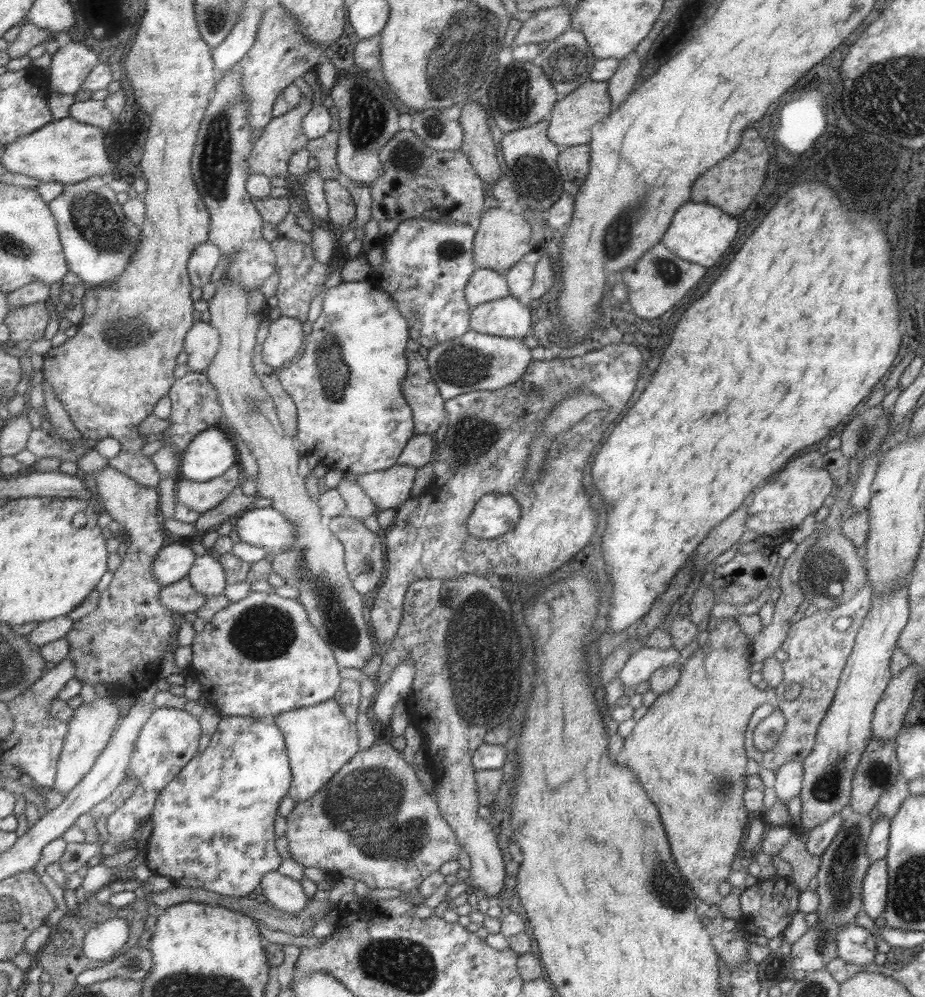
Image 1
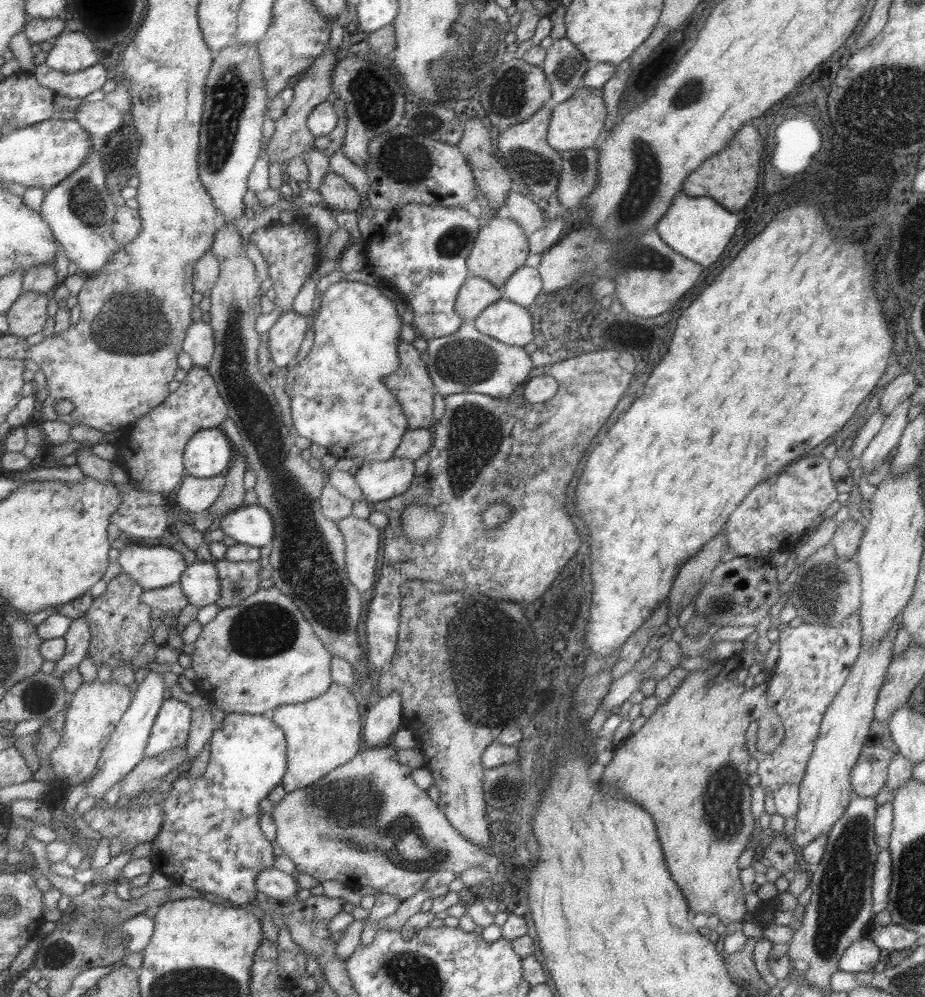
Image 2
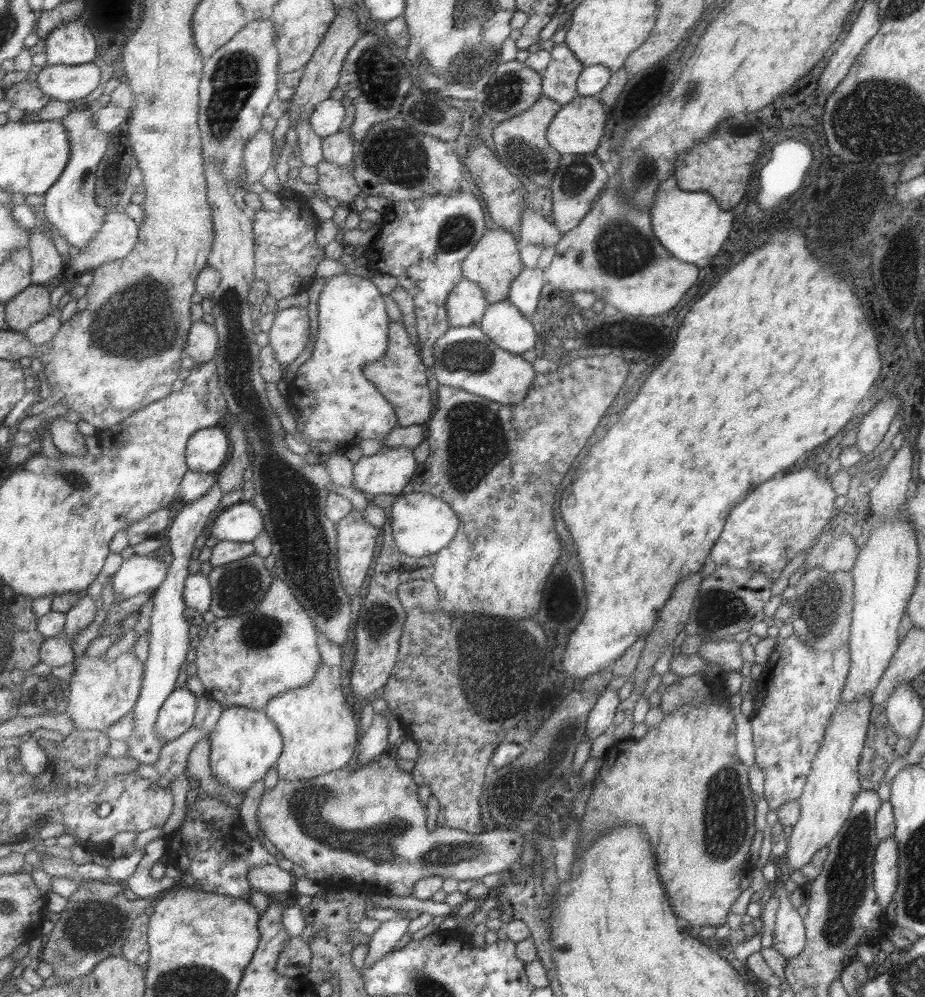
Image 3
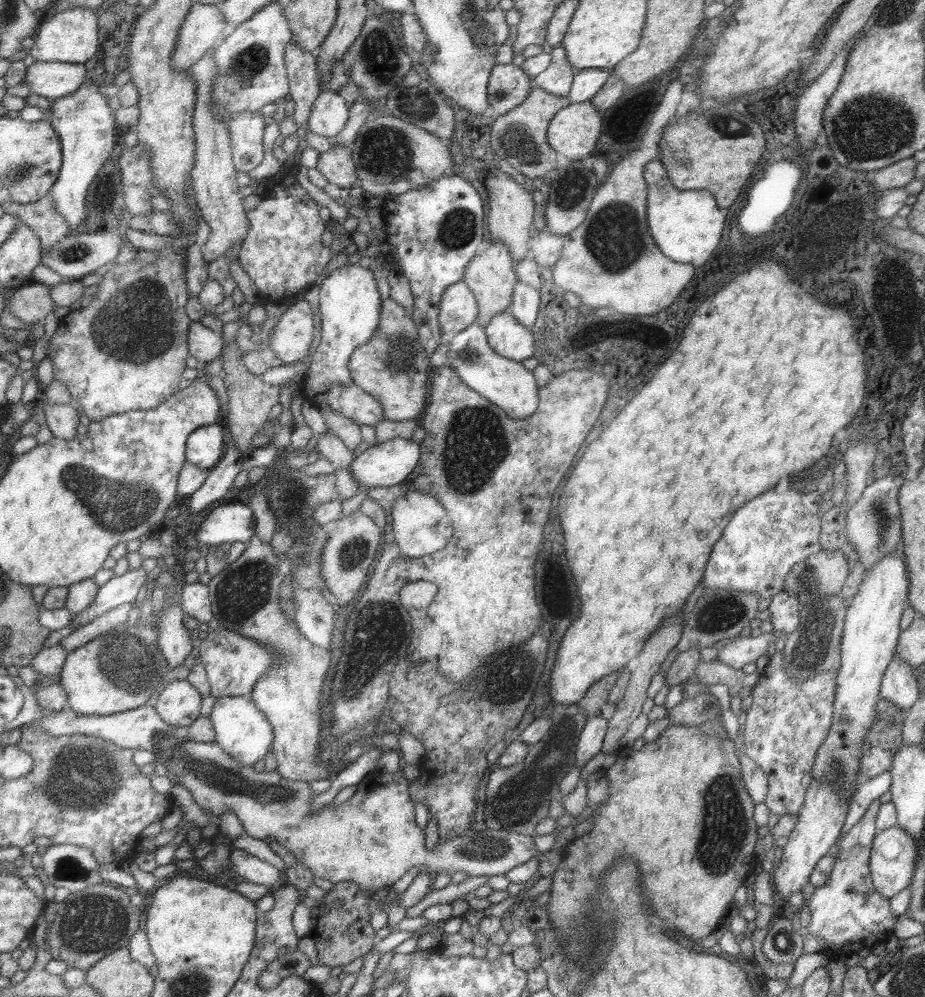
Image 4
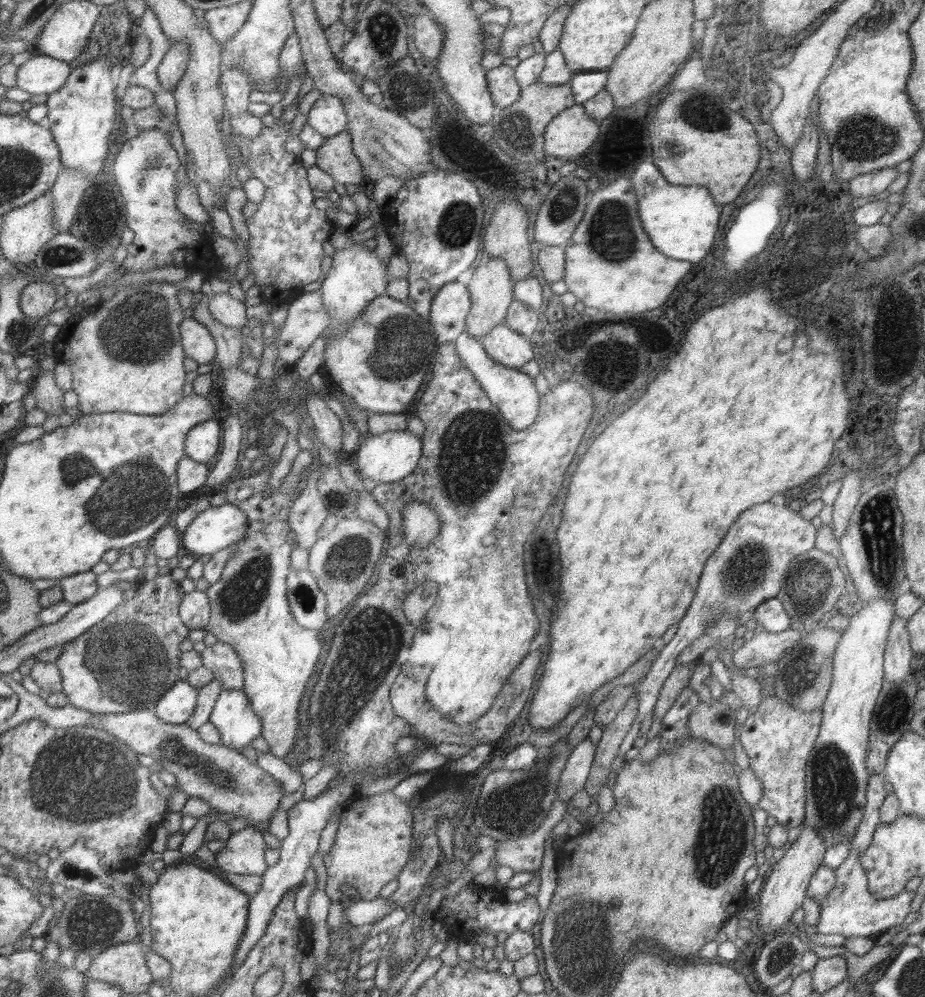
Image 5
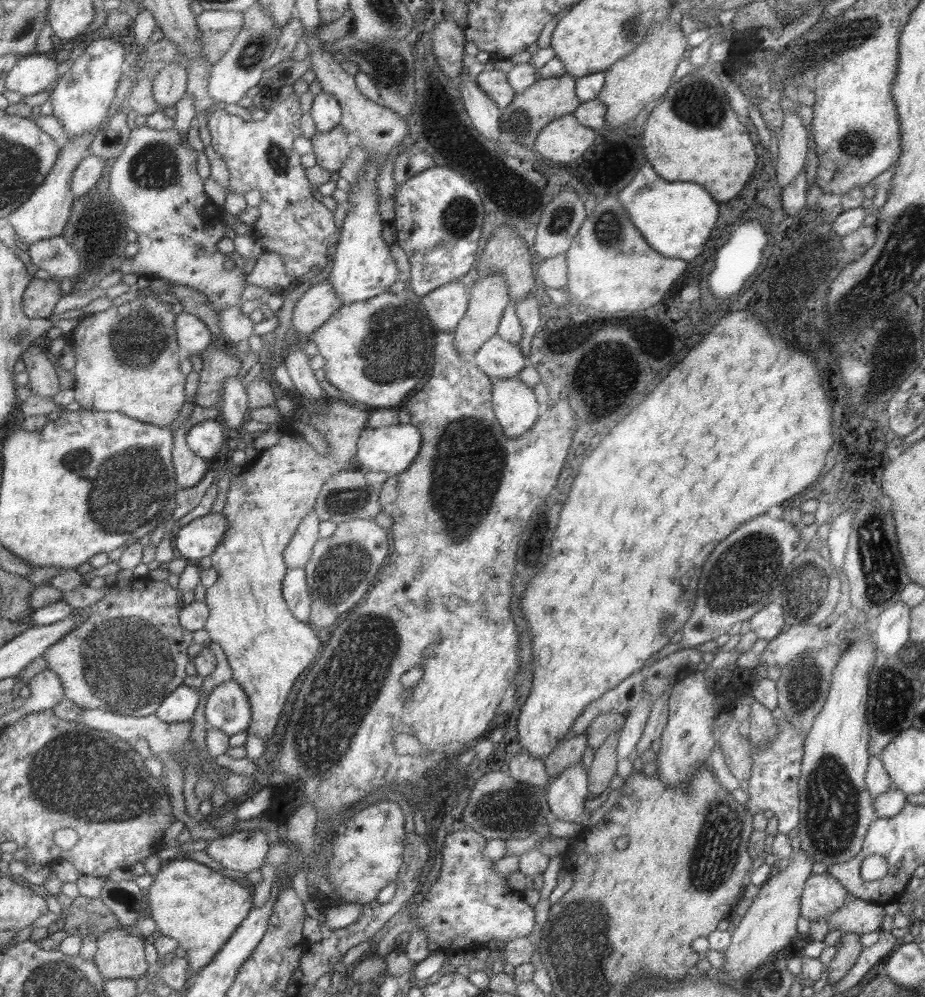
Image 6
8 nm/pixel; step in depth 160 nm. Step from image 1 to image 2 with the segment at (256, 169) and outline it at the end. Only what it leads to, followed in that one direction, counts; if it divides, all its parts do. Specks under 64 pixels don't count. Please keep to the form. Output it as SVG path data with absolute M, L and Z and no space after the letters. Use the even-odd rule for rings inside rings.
M326 47L322 53L304 70L303 77L293 86L293 101L284 113L274 120L274 133L267 140L266 155L269 164L277 161L282 164L297 155L303 154L314 144L314 136L308 131L306 120L317 104L327 101L332 92L332 72L341 54L336 49Z

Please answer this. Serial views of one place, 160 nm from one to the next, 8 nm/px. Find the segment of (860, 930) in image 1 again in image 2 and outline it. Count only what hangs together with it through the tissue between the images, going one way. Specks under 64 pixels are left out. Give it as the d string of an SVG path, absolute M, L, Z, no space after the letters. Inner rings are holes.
M865 936L852 942L838 960L839 970L848 973L869 972L881 966L881 949Z

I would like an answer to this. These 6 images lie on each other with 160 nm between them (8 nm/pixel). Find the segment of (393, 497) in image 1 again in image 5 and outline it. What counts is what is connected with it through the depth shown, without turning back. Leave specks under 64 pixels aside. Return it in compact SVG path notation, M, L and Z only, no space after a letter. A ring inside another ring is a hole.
M391 430L375 436L363 438L356 453L356 472L360 478L369 478L379 483L397 482L418 466L422 453L421 439L406 430Z

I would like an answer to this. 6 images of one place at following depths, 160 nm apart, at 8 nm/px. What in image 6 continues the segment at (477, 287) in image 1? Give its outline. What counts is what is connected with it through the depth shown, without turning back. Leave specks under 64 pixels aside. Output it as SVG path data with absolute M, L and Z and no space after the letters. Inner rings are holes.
M452 281L442 284L419 299L430 324L437 332L453 332L466 312L468 290L463 283Z

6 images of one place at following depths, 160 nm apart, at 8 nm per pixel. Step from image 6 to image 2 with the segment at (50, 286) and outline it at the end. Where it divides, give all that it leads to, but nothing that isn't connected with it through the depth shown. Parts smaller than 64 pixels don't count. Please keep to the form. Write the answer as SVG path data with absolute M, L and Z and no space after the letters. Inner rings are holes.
M25 292L7 314L10 334L27 338L37 332L42 332L49 320L47 306L50 299L50 294Z

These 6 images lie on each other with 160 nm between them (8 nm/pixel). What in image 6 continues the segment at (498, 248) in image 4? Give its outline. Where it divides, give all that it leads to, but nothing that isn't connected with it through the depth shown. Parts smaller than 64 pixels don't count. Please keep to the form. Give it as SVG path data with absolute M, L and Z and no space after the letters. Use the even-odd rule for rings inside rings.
M490 274L489 277L483 279L478 278L473 283L473 286L468 290L468 304L465 314L457 324L455 334L453 334L453 347L456 348L457 353L463 359L466 354L473 355L496 334L501 316L510 302L507 284L500 274Z

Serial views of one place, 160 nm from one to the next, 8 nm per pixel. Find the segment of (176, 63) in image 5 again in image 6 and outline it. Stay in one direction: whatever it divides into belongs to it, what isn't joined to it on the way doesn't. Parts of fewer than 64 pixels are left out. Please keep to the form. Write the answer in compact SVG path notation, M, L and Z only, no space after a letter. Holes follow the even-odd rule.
M176 64L167 65L152 78L152 96L155 103L167 108L186 94L187 70Z

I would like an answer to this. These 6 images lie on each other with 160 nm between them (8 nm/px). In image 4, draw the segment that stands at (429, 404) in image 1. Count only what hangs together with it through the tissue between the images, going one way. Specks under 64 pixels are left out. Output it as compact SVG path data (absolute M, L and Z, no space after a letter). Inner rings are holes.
M387 298L381 301L379 326L365 344L357 346L347 362L349 378L355 386L370 394L380 404L383 417L395 422L418 420L425 406L429 358L417 342L415 321L407 316L405 308Z

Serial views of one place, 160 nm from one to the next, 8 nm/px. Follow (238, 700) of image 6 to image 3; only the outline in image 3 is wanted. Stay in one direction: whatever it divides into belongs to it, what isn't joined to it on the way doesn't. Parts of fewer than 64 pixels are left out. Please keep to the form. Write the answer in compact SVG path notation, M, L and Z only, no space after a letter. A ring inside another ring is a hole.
M222 705L222 711L213 730L208 734L208 757L211 776L223 790L245 793L255 781L263 780L265 773L279 759L282 738L275 723L262 709Z

